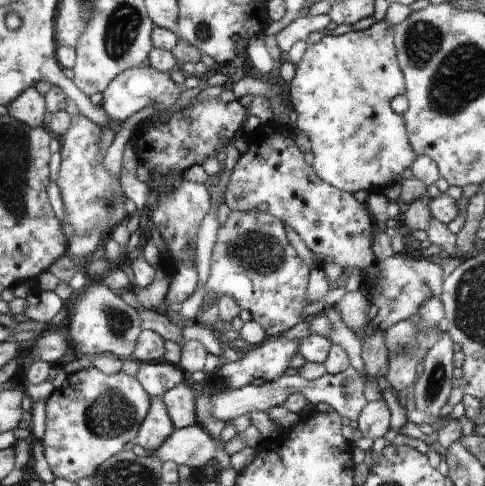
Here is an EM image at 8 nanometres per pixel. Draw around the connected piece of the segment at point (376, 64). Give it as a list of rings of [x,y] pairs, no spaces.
[[[388,20],[376,21],[366,30],[348,31],[340,36],[324,36],[308,48],[296,65],[294,78],[288,82],[288,97],[298,114],[296,128],[302,130],[311,142],[314,155],[313,169],[324,182],[338,190],[354,194],[364,190],[384,194],[390,184],[400,184],[400,172],[418,156],[412,150],[407,134],[406,120],[390,108],[390,101],[407,92],[394,44],[395,26]]]

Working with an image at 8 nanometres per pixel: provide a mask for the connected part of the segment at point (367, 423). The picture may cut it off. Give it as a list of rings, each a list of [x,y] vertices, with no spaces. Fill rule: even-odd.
[[[384,400],[380,402],[368,401],[359,415],[358,429],[363,436],[376,439],[384,436],[390,429],[390,407]]]

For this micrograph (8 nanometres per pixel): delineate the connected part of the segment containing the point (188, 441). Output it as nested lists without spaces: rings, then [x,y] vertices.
[[[198,425],[187,426],[176,430],[172,436],[160,446],[160,450],[146,452],[142,446],[130,448],[138,456],[150,456],[160,459],[163,463],[172,460],[174,464],[184,464],[200,468],[206,466],[216,456],[216,448],[223,449],[229,456],[248,446],[245,438],[237,436],[227,443],[222,442],[217,435],[210,436],[203,427]]]

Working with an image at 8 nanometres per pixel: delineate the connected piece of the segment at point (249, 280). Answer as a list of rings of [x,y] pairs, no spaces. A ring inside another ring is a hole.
[[[232,211],[228,220],[219,226],[218,236],[216,236],[216,246],[212,250],[212,258],[210,258],[210,276],[204,284],[206,292],[209,296],[215,299],[222,296],[232,296],[234,302],[238,302],[242,311],[246,310],[251,314],[254,321],[258,322],[262,328],[266,331],[268,337],[282,336],[284,335],[294,324],[298,324],[300,320],[306,320],[307,318],[302,318],[302,308],[306,308],[306,300],[304,300],[304,294],[306,294],[306,282],[308,282],[308,264],[304,264],[304,260],[300,258],[298,252],[292,246],[291,241],[287,238],[286,225],[275,216],[268,213],[262,213],[258,211]]]

